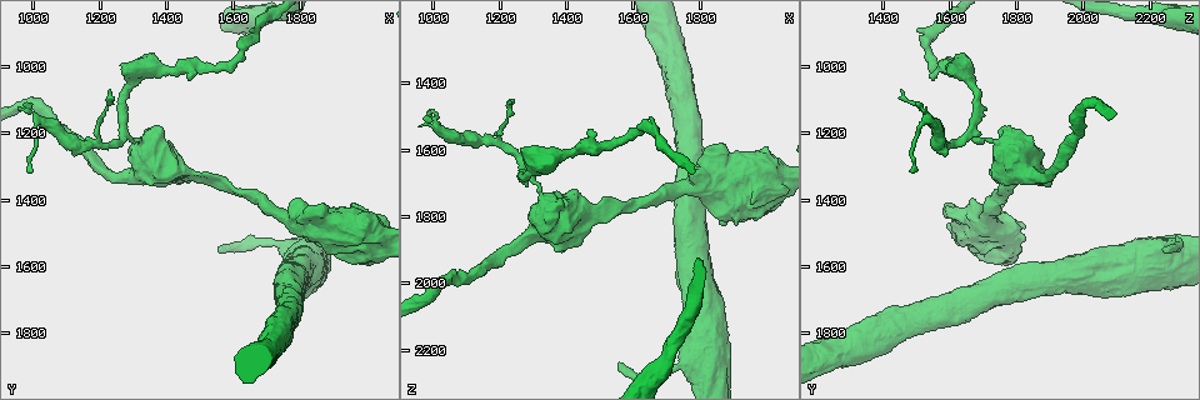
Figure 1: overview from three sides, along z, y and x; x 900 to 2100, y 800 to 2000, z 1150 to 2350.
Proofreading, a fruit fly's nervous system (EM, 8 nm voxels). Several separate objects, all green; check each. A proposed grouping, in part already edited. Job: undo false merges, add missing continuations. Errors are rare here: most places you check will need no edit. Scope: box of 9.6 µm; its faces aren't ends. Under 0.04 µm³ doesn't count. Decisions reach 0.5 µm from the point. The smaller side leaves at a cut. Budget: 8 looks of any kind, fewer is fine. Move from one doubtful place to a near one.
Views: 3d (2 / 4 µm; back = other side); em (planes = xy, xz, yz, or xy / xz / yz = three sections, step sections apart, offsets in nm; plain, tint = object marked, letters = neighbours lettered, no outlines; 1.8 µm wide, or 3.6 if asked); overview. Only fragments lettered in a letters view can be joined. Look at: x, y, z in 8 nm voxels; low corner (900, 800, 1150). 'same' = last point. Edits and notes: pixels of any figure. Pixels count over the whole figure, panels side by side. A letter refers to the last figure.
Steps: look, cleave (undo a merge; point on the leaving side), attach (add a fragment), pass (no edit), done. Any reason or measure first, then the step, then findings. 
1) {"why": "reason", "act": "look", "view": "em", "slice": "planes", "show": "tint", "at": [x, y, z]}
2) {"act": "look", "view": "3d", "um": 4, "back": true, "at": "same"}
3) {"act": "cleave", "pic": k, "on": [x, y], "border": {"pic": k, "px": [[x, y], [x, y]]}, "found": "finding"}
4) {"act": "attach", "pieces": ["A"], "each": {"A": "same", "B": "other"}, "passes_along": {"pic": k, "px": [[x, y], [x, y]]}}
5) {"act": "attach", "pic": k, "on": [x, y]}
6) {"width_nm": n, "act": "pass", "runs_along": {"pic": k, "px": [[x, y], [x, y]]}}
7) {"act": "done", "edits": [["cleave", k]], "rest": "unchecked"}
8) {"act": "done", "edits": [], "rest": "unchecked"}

{"why": "calibre changes", "act": "look", "view": "3d", "um": 4, "at": [1820, 1440, 1660]}

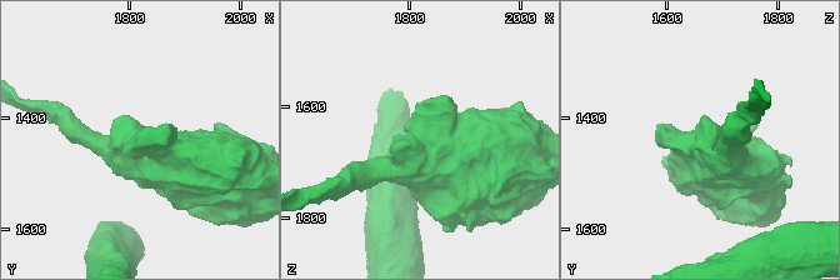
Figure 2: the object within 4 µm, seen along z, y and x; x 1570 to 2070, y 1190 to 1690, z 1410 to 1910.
{"act": "look", "view": "em", "um": 3.6, "slice": "planes", "show": "tint", "at": [1810, 1440, 1660]}

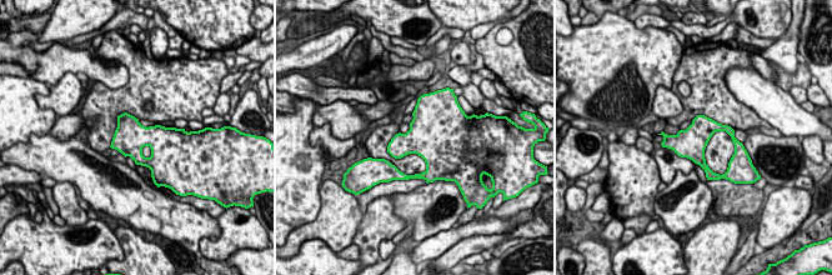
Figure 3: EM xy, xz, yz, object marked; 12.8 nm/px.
{"act": "look", "view": "em", "um": 3.6, "slice": "planes", "show": "letters", "at": "same"}

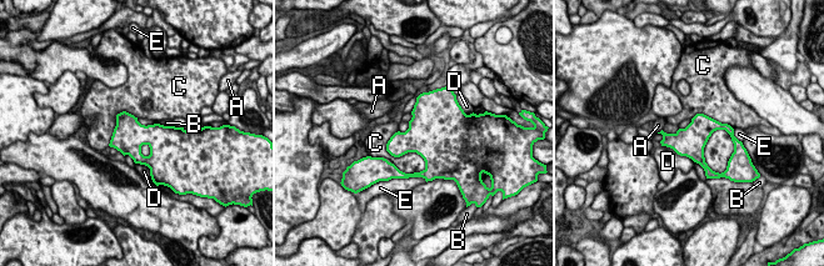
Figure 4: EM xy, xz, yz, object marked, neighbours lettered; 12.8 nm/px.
{"width_nm": 380, "act": "pass", "each": {"A": "other", "B": "other", "C": "other", "D": "other", "E": "other"}, "border": {"pic": 4, "px": [[138, 118], [120, 111], [108, 145]]}, "found": "all the same cell"}

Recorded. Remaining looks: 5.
{"why": "an open end", "act": "look", "view": "3d", "um": 2, "back": true, "at": [1470, 1040, 1540]}

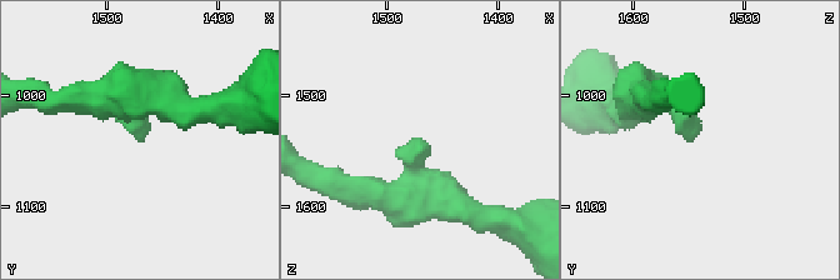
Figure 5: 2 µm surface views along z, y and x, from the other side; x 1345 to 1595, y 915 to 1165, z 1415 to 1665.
{"arm_widths_nm": [200, 220], "why": "shape alone is not enough", "act": "look", "view": "em", "slice": "planes", "show": "tint", "at": [1462, 1030, 1544]}

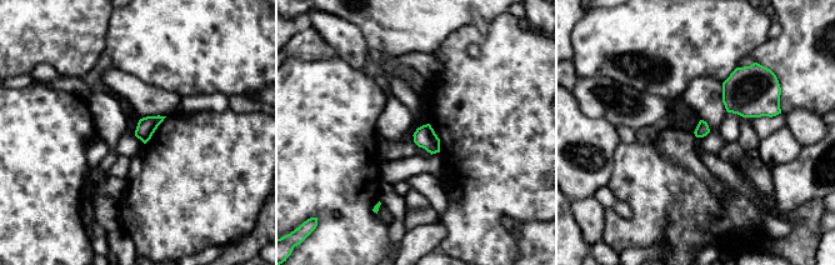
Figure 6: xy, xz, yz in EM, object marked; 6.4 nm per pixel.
{"act": "look", "view": "em", "slice": "planes", "show": "letters", "at": "same"}

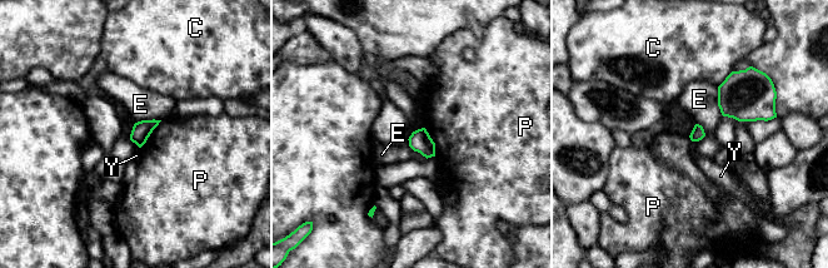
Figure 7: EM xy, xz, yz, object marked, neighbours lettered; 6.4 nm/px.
{"act": "pass", "each": {"C": "other", "E": "other", "P": "other", "Y": "other"}, "border": {"pic": 7, "px": [[717, 87], [717, 105], [723, 115]]}, "found": "none of them fits"}

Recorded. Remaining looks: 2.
{"why": "an open end", "act": "look", "view": "em", "slice": "planes", "show": "letters", "at": [1560, 1550, 2240]}

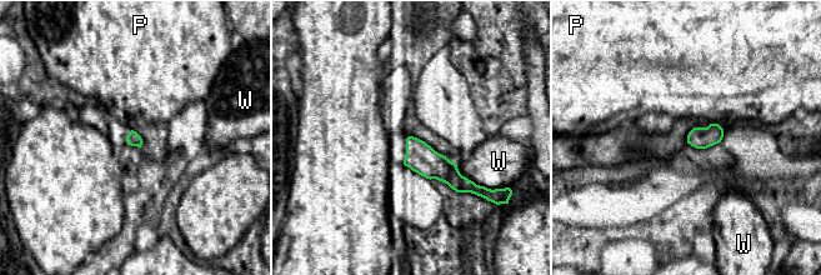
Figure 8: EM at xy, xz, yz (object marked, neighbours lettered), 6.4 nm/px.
{"act": "pass", "each": {"P": "other", "W": "other"}, "runs_along": {"pic": 8, "px": [[409, 141], [432, 165], [469, 188]]}, "found": "no lettered fragment goes on from it"}

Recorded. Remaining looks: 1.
{"act": "done", "edits": [], "rest": "unchecked"}

